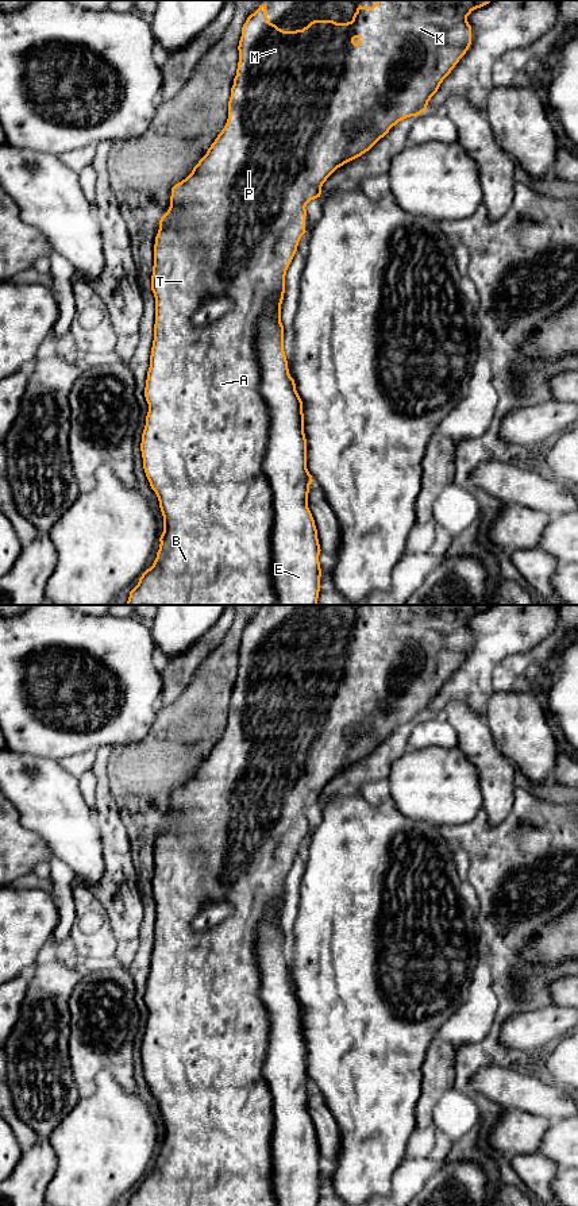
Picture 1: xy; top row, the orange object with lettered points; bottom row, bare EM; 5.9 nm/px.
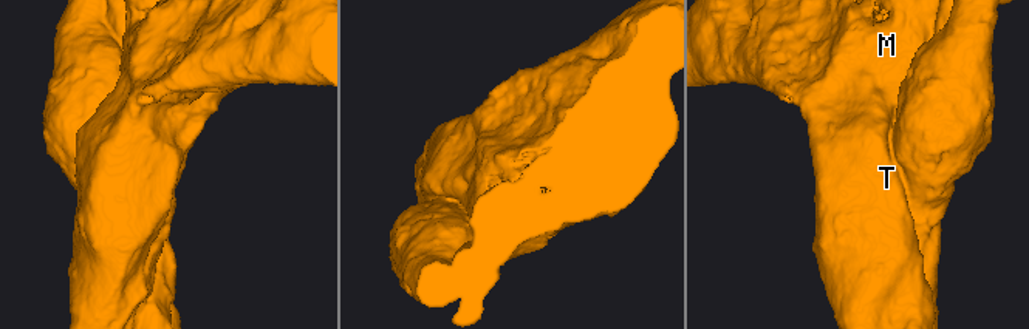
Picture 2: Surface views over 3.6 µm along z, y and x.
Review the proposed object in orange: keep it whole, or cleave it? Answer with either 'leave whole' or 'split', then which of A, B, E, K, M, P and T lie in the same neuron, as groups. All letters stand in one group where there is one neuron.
split | A B K M P T / E

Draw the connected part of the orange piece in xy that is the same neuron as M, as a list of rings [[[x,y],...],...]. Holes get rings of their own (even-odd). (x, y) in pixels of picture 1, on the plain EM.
[[[375,605],[377,608],[373,612],[362,612],[357,613],[357,617],[352,621],[351,627],[347,628],[336,628],[334,625],[313,625],[303,635],[296,636],[284,636],[273,629],[267,623],[266,610],[259,610],[259,613],[251,619],[246,628],[242,632],[242,641],[239,646],[239,667],[236,674],[236,681],[234,683],[234,690],[231,693],[231,702],[228,706],[228,724],[217,740],[215,747],[208,754],[207,759],[199,766],[199,768],[193,772],[192,778],[182,785],[181,787],[176,789],[172,793],[170,801],[170,812],[167,817],[159,825],[159,835],[155,841],[154,849],[154,871],[153,871],[153,881],[151,881],[151,895],[155,902],[155,929],[154,929],[154,945],[151,952],[150,960],[150,972],[147,976],[146,993],[144,993],[144,1002],[149,1009],[149,1017],[146,1021],[146,1030],[142,1039],[142,1048],[140,1056],[143,1063],[143,1074],[146,1082],[150,1087],[151,1094],[155,1097],[159,1113],[163,1121],[163,1137],[159,1143],[159,1155],[157,1157],[157,1163],[150,1174],[147,1174],[142,1182],[139,1183],[138,1190],[130,1197],[128,1206],[277,1206],[277,1199],[274,1198],[273,1191],[273,1156],[271,1156],[271,1136],[274,1130],[274,1098],[271,1095],[271,1090],[267,1084],[267,1080],[263,1075],[263,1064],[267,1055],[269,1047],[269,1034],[270,1034],[270,1018],[269,1013],[261,999],[259,989],[261,989],[261,974],[259,974],[259,964],[255,955],[255,941],[257,941],[257,930],[258,925],[265,920],[267,910],[271,905],[277,906],[281,912],[285,898],[285,881],[286,875],[297,856],[298,847],[301,841],[307,837],[305,836],[305,821],[307,821],[307,809],[311,805],[320,802],[321,791],[327,786],[327,783],[340,771],[344,768],[361,762],[366,756],[369,756],[381,743],[384,743],[389,735],[396,731],[398,727],[417,721],[427,714],[428,706],[431,702],[438,697],[443,685],[451,678],[459,664],[466,659],[471,650],[471,631],[467,627],[467,621],[477,613],[481,613],[489,609],[493,605]],[[207,902],[226,902],[232,906],[232,914],[220,922],[217,926],[207,929],[207,930],[196,930],[194,929],[194,918],[203,909]]]

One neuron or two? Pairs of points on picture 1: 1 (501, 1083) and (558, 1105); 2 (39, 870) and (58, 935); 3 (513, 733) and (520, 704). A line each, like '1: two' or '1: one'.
1: one
2: two
3: one

